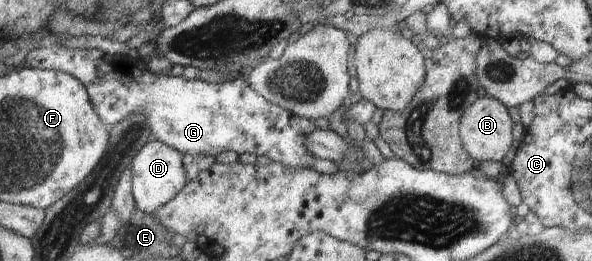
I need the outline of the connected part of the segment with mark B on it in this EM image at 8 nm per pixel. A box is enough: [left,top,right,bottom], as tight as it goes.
[461,94,514,164]

